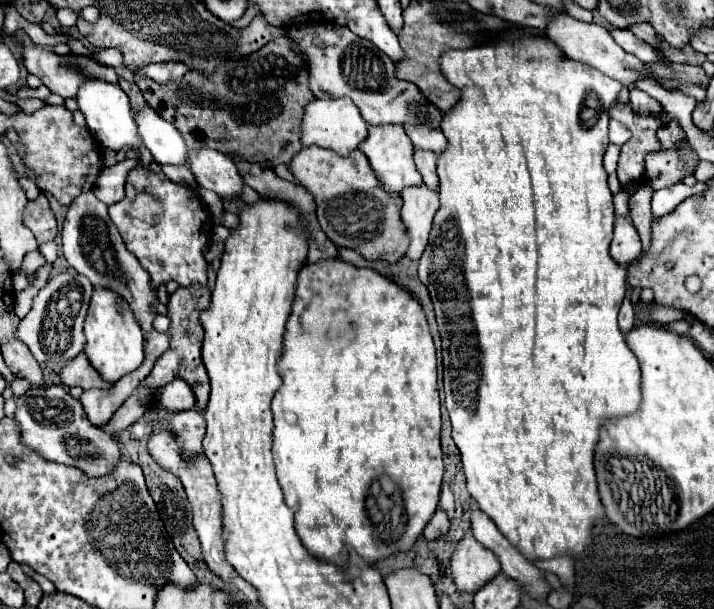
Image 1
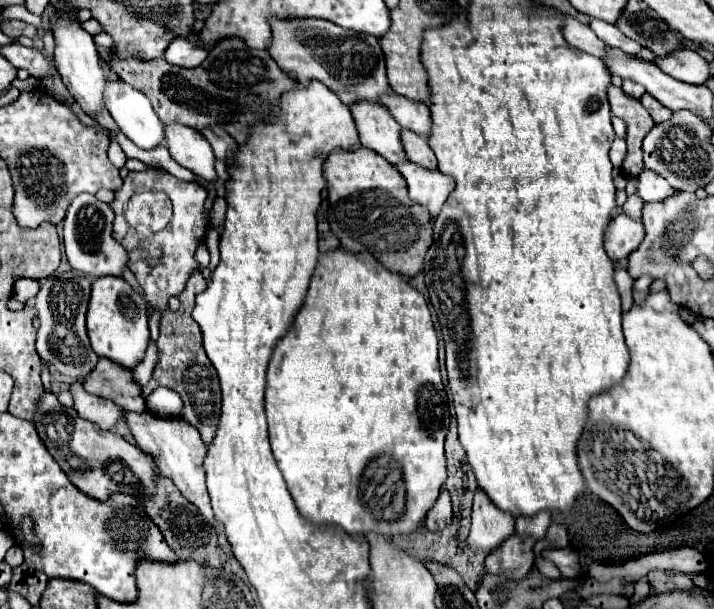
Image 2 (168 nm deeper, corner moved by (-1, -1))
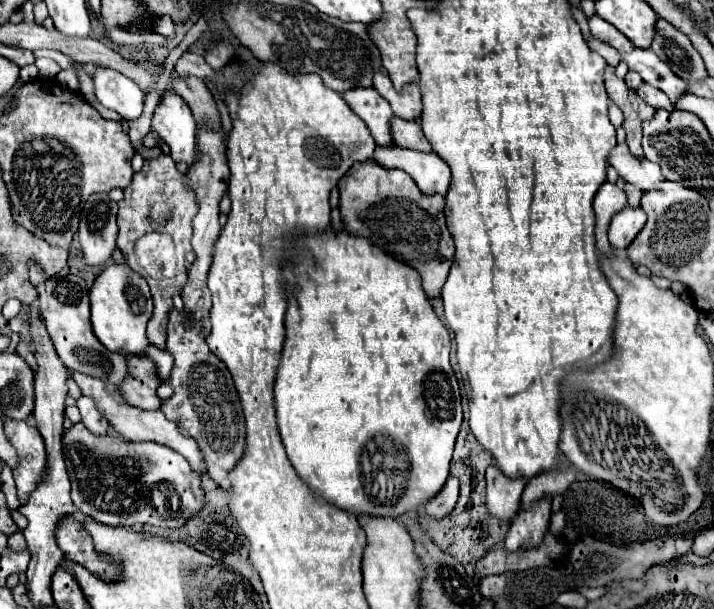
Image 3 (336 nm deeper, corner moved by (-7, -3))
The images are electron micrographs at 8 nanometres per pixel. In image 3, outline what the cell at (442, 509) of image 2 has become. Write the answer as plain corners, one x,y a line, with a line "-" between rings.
450,474
442,492
426,502
426,512
432,518
444,518
452,512
456,500
458,500
458,480
456,480
456,476

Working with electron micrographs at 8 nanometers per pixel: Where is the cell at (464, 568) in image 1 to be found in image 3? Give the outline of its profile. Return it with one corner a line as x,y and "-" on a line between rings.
494,464
486,470
486,504
488,512
500,520
512,520
520,508
520,496
524,490
524,480
508,480
500,468

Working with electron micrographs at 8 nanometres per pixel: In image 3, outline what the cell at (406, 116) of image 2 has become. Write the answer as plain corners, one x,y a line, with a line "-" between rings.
376,72
374,88
390,102
390,106
398,118
406,118
406,120
420,118
422,96
420,96
420,88
416,82
406,84
402,90
396,90
384,72

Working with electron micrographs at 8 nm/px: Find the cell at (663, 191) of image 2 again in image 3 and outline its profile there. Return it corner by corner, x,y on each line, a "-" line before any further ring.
616,144
616,150
610,152
608,164
616,168
616,172
630,184
638,186
640,190
652,190
660,182
664,182
664,176
660,172
660,166
650,160
636,160
628,152
628,144

